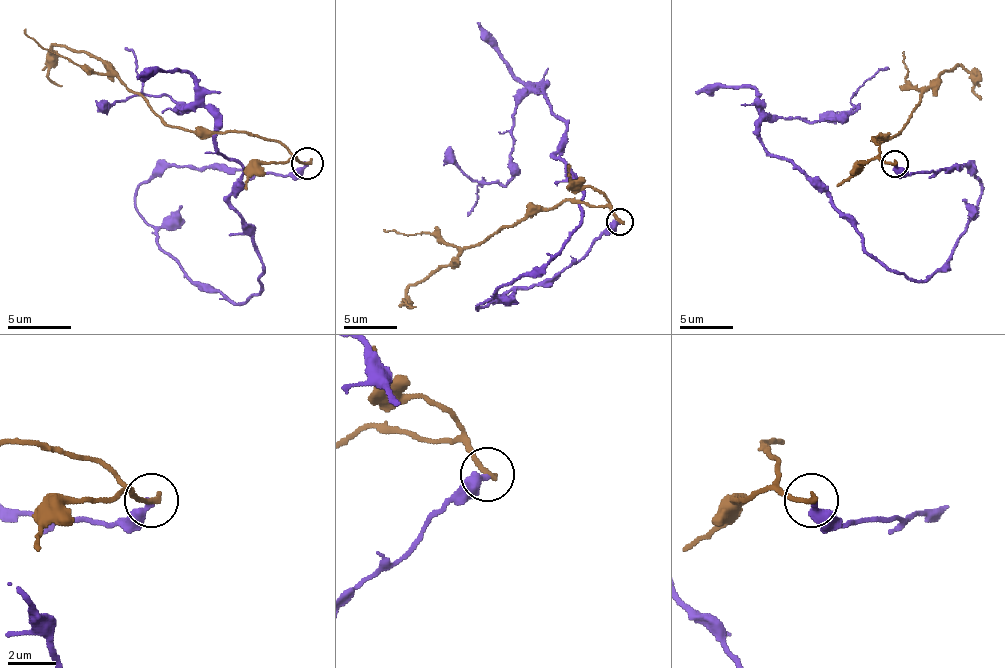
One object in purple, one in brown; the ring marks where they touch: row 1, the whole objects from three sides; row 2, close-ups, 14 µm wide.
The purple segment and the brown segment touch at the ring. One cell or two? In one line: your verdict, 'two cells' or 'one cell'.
two cells

